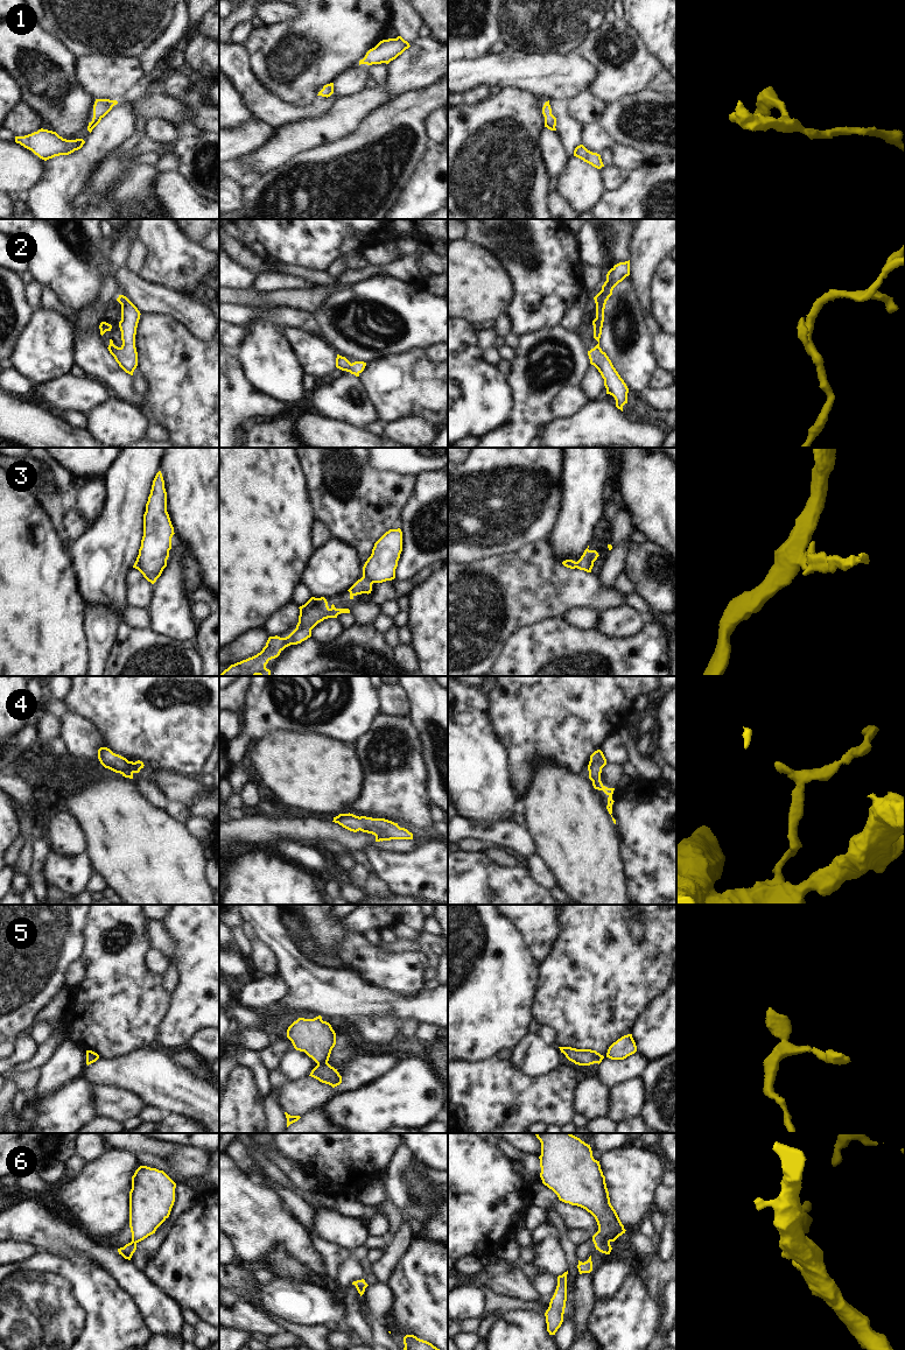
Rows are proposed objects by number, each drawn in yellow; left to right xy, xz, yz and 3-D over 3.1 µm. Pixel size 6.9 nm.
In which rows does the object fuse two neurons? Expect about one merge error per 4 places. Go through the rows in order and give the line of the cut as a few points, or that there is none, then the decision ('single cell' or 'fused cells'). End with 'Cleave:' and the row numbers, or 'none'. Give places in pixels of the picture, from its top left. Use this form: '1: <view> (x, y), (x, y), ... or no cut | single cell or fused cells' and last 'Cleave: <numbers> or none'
1: no cut | single cell
2: no cut | single cell
3: xz (363, 576), (372, 583) | fused cells
4: no cut | single cell
5: xz (327, 1061), (317, 1064) | fused cells
6: no cut | single cell
Cleave: 3, 5

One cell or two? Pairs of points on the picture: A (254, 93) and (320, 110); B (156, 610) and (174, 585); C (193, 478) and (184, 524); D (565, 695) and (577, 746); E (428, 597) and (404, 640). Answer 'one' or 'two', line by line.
A: one
B: one
C: one
D: one
E: two

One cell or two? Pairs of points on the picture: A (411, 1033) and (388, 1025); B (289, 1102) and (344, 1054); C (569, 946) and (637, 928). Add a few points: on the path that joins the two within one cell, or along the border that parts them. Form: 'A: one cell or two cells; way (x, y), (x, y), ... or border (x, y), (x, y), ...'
A: two cells; border (401, 1021), (399, 1033)
B: two cells; border (359, 1056), (341, 1066), (329, 1063)
C: two cells; border (630, 916), (629, 935), (639, 947)

